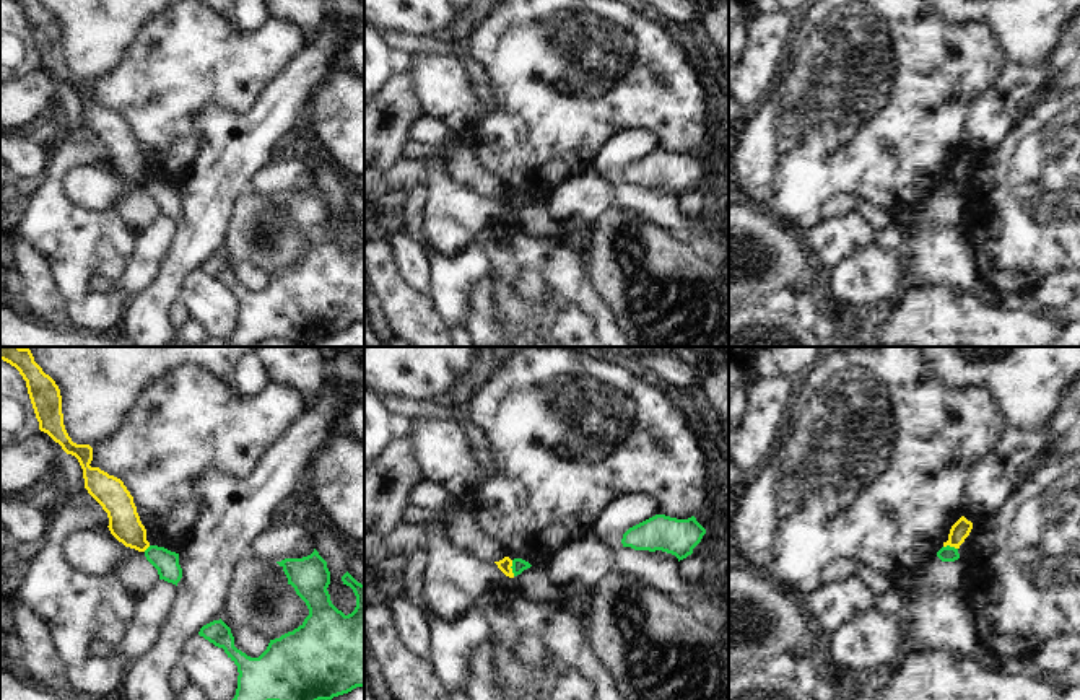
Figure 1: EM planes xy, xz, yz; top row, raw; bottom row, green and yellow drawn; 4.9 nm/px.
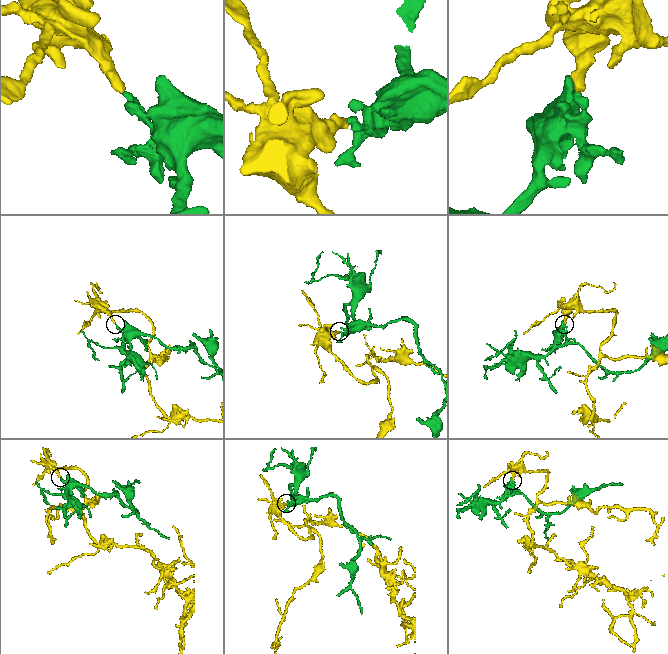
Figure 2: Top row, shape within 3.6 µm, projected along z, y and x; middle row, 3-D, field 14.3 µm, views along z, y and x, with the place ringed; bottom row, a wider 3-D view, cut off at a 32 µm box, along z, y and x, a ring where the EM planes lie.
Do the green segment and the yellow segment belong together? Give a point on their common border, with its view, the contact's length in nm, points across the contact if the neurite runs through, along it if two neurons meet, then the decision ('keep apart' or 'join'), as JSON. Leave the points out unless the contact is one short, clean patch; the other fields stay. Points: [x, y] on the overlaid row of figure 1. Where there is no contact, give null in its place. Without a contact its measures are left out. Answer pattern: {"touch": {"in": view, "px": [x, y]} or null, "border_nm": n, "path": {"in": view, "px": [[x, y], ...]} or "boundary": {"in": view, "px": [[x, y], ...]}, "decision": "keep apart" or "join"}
{"touch": {"in": "xz", "px": [511, 567]}, "border_nm": 80, "boundary": {"in": "xz", "px": [[511, 560], [514, 575]]}, "decision": "keep apart"}

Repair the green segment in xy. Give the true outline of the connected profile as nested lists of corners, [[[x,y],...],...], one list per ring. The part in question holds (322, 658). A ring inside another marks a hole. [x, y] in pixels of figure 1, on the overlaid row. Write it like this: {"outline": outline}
{"outline": [[[316,549],[307,557],[277,563],[309,609],[298,628],[270,640],[259,658],[234,646],[221,619],[198,632],[237,666],[233,700],[332,700],[364,687],[364,584],[348,571],[342,576],[356,596],[355,610],[345,615],[330,601],[330,571]]]}

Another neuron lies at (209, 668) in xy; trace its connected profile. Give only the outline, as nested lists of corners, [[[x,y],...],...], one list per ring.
[[[200,635],[189,638],[179,659],[189,684],[200,689],[208,700],[233,700],[237,689],[237,666]]]

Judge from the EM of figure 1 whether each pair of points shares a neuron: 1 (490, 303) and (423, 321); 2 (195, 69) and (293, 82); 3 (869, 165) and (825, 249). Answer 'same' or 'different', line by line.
1: different
2: different
3: different

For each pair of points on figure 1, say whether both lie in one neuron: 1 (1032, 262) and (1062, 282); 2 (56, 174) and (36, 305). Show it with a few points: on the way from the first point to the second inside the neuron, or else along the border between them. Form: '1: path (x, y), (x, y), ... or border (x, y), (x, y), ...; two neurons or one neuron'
1: border (1062, 271), (1049, 274), (1033, 292); two neurons
2: border (17, 238), (43, 256), (59, 292); two neurons

